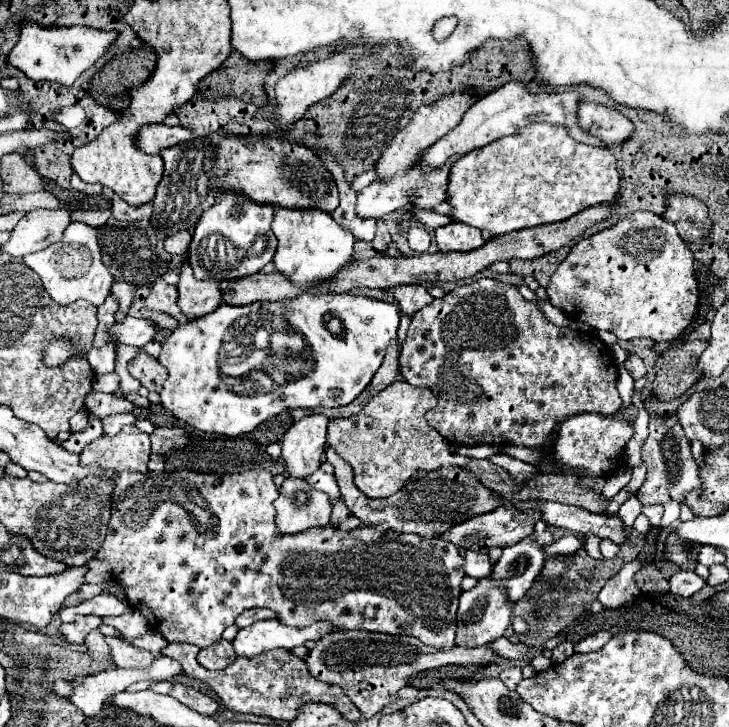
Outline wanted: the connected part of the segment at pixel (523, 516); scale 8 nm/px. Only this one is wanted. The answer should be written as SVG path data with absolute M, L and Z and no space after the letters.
M496 507L496 509L490 511L490 513L470 517L470 519L466 519L466 521L462 521L460 525L454 525L454 527L446 529L440 537L442 537L444 541L450 541L452 545L456 545L458 549L464 547L464 549L470 549L470 551L486 553L490 547L508 547L508 545L514 545L516 541L524 539L524 537L532 531L532 525L534 525L538 519L540 519L540 513L536 513L534 509L530 509L530 511L516 511L516 509Z

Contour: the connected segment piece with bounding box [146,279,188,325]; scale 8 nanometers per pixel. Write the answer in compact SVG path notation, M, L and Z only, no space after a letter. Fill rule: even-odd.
M162 279L150 289L150 295L146 299L146 307L152 309L152 311L160 311L160 313L166 313L170 317L174 317L180 325L188 323L188 317L184 317L184 313L180 313L176 301L174 301L174 291L176 287L172 285L166 285Z

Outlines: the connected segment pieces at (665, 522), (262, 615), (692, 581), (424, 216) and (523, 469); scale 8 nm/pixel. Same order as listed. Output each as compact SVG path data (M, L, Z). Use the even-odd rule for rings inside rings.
M676 501L668 503L668 505L666 505L666 511L664 511L664 517L662 517L660 525L658 525L658 529L662 531L662 529L670 527L670 525L678 519L678 515L680 515L680 503L676 503Z
M248 609L248 611L244 611L244 613L240 613L238 615L238 619L236 619L236 627L248 627L248 625L252 625L252 623L256 623L256 621L264 621L264 619L272 619L276 613L272 613L270 609Z
M678 571L670 579L670 591L680 597L692 597L696 591L700 591L706 583L694 573L694 571Z
M412 209L412 213L428 229L438 229L438 227L444 227L444 225L452 223L446 215L438 215L438 213L430 211L430 209Z
M502 453L488 457L488 461L492 461L494 465L500 465L502 469L506 469L518 483L524 483L530 475L536 473L536 467L534 465L528 465L524 461L518 461L514 457L508 457L508 455L502 455Z

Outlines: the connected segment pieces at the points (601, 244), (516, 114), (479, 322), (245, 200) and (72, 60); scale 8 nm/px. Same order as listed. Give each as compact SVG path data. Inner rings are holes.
M638 211L628 215L624 221L618 221L614 227L604 229L574 245L568 257L554 271L546 293L554 307L564 309L568 315L574 315L594 329L610 331L618 339L630 341L636 337L648 337L654 341L672 341L687 330L696 313L698 281L694 273L694 255L680 239L672 223L650 211ZM640 225L660 233L660 253L656 253L656 257L632 257L632 253L624 253L624 249L620 249L620 237L624 237L624 233L632 233L632 229L640 229Z
M510 81L502 85L500 89L494 89L486 95L482 95L472 109L462 117L460 125L452 129L452 133L446 133L436 145L428 147L422 155L422 169L436 169L446 163L448 157L452 155L464 155L470 153L472 149L484 147L492 143L500 135L516 133L520 127L526 127L530 123L552 123L552 125L564 125L570 129L572 137L580 143L590 143L590 145L602 145L594 135L584 131L578 125L578 107L580 107L580 95L576 91L568 93L532 93L526 89L526 83L522 81Z
M478 279L470 285L464 287L456 287L454 291L446 293L442 299L434 299L430 305L422 307L420 311L416 311L412 315L410 327L408 327L408 335L406 341L402 343L402 351L400 351L400 359L398 359L398 369L400 375L406 383L414 385L414 387L426 387L430 389L436 397L438 397L438 405L428 411L428 425L432 429L436 429L448 443L452 445L522 445L522 447L534 447L534 449L542 449L552 441L554 435L554 427L558 423L562 423L564 419L578 415L578 413L600 413L600 415L616 415L622 407L622 399L618 395L616 389L616 379L618 379L618 369L614 363L614 371L612 371L612 355L608 345L604 345L600 339L592 337L592 339L582 339L578 331L572 331L570 327L556 327L552 321L548 321L544 317L544 313L530 301L524 301L524 297L520 295L520 291L510 285L510 283L502 283L496 279Z
M216 189L216 203L202 213L196 223L192 243L188 247L188 263L194 269L196 279L232 281L246 275L260 273L268 265L276 251L276 235L270 229L274 217L274 205L258 205L244 193Z
M20 19L20 39L8 53L8 65L20 69L30 81L56 81L62 85L72 85L84 71L88 71L94 61L108 49L108 45L118 37L118 31L100 31L92 27L44 27L30 19Z

